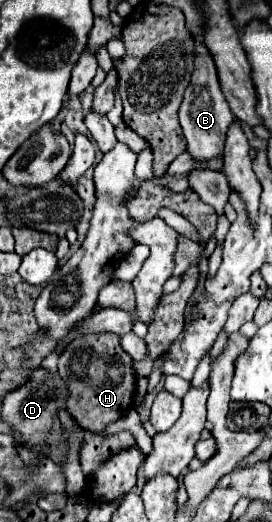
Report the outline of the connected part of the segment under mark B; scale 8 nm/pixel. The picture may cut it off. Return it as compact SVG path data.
M194 40L194 44L196 44L194 72L192 72L192 80L184 92L184 100L180 104L178 116L180 116L180 126L182 126L186 142L188 142L188 152L194 158L208 160L208 158L216 158L222 152L226 132L236 118L232 116L228 102L224 100L224 94L220 90L218 72L216 72L212 54L208 52L208 48L204 48L204 44L200 40Z

